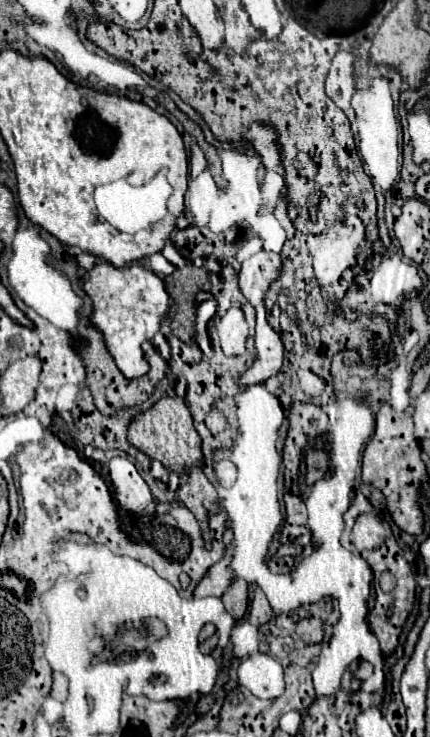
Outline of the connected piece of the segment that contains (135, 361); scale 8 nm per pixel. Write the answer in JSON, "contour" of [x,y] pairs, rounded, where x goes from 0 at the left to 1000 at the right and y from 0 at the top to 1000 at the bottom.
{"contour":[[[230,355],[202,369],[193,385],[216,407],[216,440],[240,450],[244,467],[272,494],[272,499],[295,513],[328,513],[347,502],[347,491],[333,480],[328,467],[356,461],[374,450],[374,434],[393,421],[398,402],[388,399],[384,383],[328,358],[305,358],[295,364],[267,364],[258,355]]]}

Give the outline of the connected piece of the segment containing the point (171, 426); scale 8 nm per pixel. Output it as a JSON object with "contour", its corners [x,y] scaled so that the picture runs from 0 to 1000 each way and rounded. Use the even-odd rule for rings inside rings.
{"contour":[[[374,540],[347,559],[319,564],[295,589],[300,600],[323,608],[333,616],[342,616],[351,624],[370,624],[384,635],[426,643],[440,640],[449,632],[472,632],[477,621],[467,613],[467,594],[449,578],[444,559],[421,540]]]}

